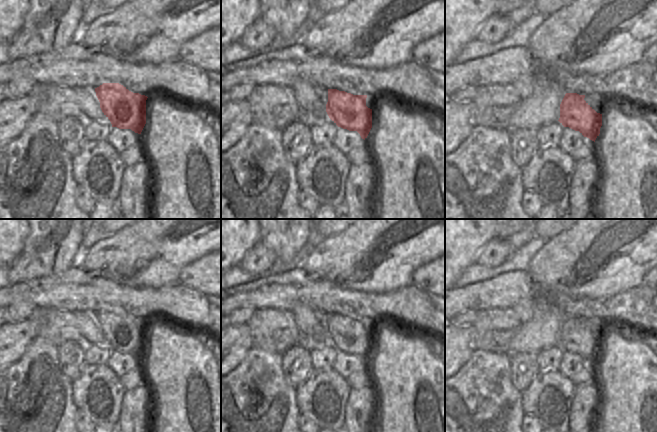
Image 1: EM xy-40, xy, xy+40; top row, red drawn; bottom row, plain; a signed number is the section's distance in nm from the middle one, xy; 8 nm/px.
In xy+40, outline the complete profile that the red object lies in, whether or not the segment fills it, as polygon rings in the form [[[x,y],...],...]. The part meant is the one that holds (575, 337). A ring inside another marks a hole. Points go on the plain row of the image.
[[[566,317],[560,328],[559,346],[564,351],[579,355],[594,365],[600,358],[602,338],[597,337],[585,324],[585,319]]]

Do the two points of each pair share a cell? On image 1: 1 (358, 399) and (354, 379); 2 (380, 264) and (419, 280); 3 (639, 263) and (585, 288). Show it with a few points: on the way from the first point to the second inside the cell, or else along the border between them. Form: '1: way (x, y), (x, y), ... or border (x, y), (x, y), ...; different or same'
1: border (368, 382), (360, 388), (350, 389); different
2: border (430, 262), (421, 265), (412, 274), (411, 284); different
3: way (626, 263), (612, 263), (598, 277); same

